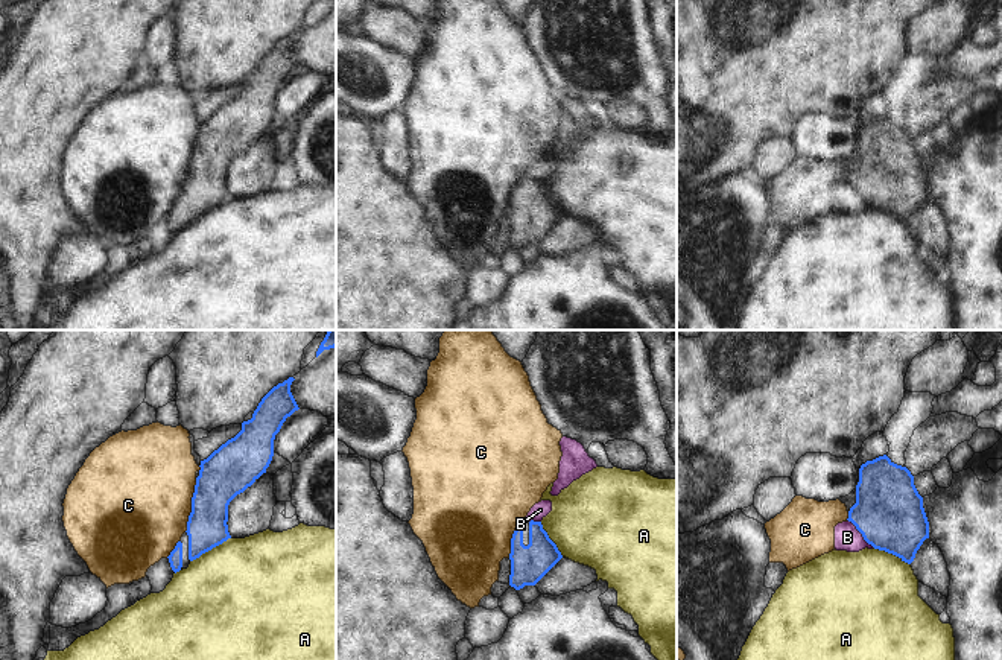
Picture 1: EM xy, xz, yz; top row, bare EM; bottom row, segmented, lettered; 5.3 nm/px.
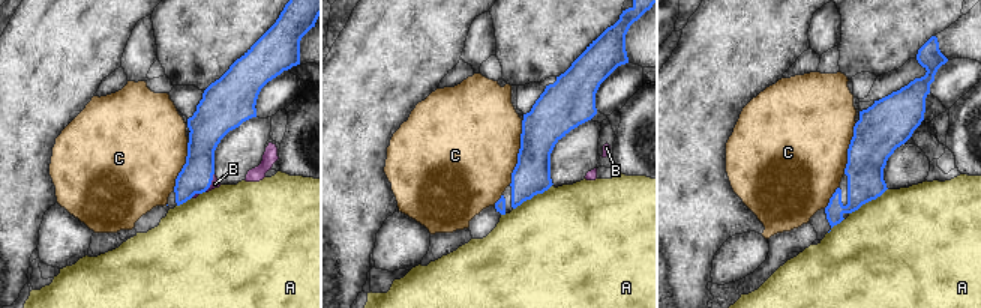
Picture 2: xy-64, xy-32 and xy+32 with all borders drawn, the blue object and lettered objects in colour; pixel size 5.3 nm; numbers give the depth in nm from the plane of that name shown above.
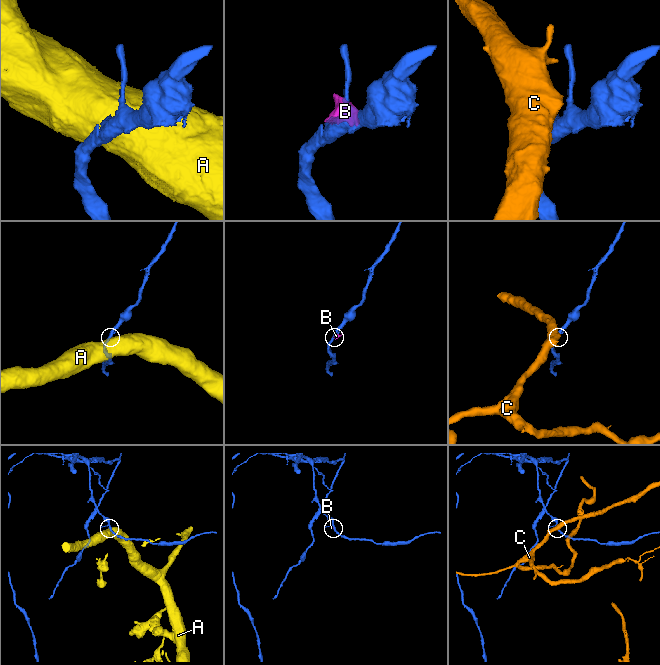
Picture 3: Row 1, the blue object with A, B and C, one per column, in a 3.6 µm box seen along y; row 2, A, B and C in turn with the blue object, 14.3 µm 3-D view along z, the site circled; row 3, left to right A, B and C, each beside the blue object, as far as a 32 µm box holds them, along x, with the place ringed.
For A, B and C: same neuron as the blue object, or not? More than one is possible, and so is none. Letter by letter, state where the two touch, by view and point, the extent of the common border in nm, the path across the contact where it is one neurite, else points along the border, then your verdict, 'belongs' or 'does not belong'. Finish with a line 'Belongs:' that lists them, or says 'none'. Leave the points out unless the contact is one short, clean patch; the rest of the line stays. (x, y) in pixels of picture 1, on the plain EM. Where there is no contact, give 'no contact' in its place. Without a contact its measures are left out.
A: contact xy (210, 209); length 260 nm; does not belong
B: contact yz (861, 192); length 200 nm; way yz (888, 171), (861, 192), (847, 196); belongs
C: contact xy (192, 164); length 300 nm; does not belong
Belongs: B

